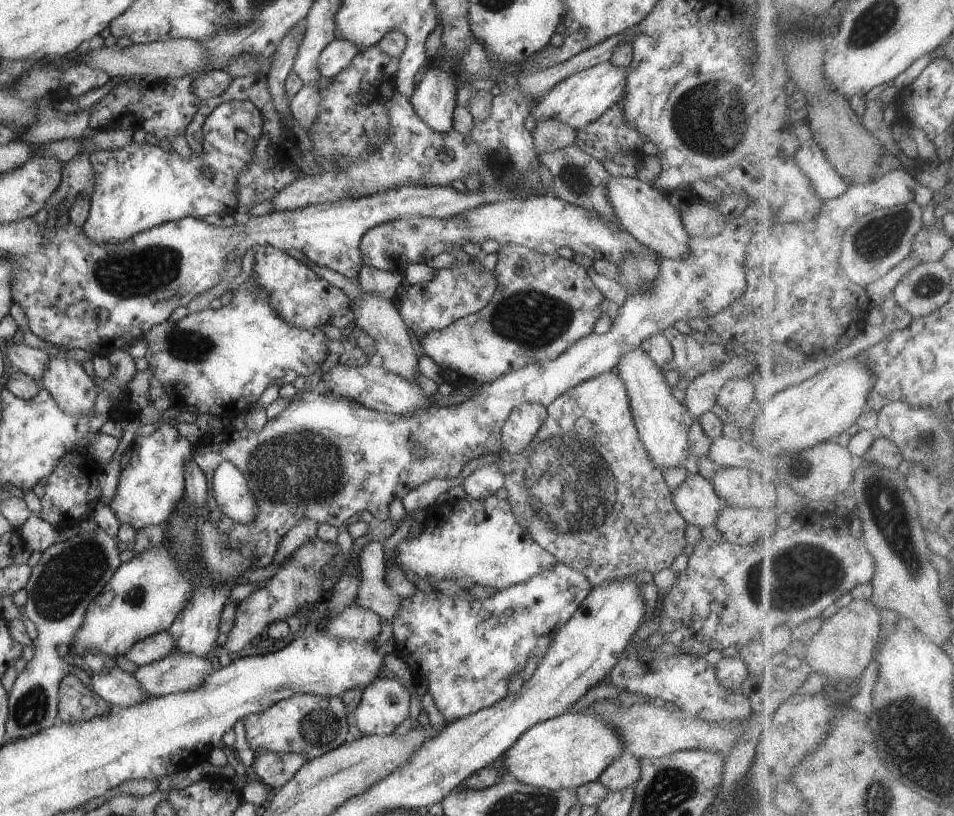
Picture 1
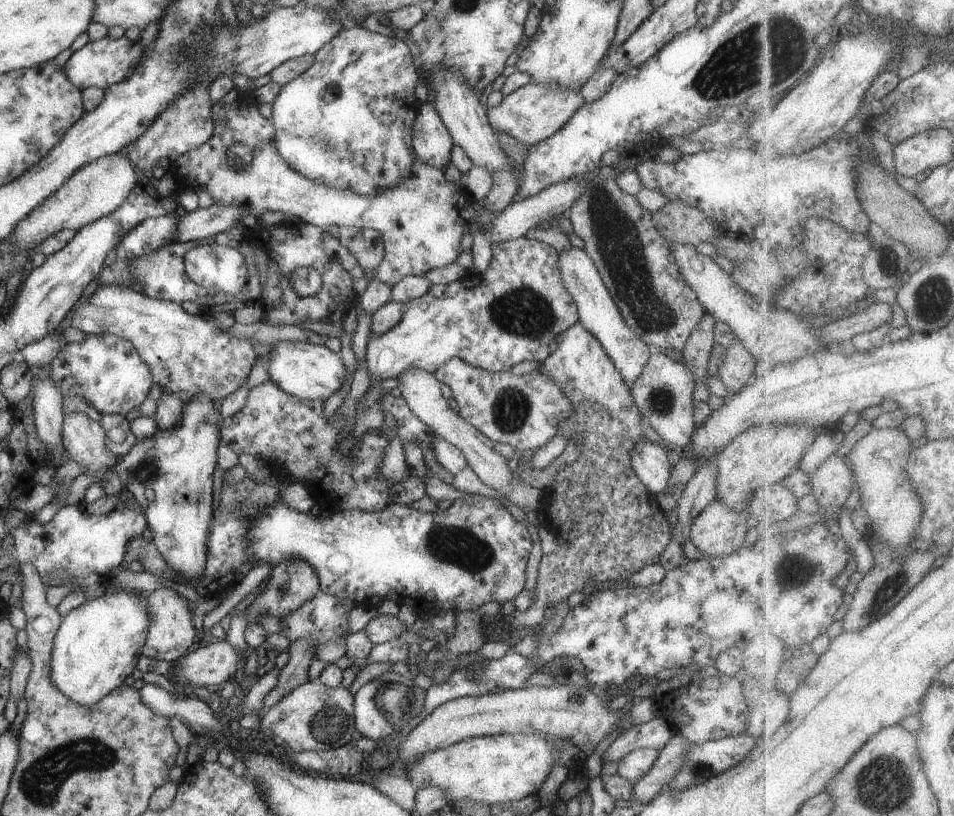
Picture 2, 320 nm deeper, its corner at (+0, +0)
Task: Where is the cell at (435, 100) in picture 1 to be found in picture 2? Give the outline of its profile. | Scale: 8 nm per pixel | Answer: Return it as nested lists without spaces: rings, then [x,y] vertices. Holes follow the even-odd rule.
[[[430,102],[418,105],[413,122],[413,153],[418,160],[445,171],[451,159],[453,140]]]

